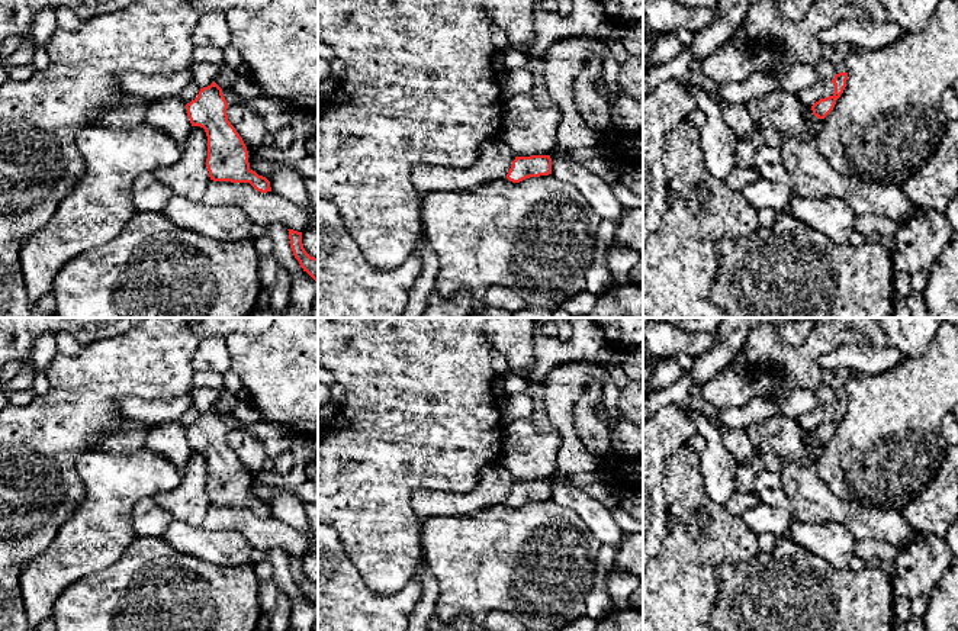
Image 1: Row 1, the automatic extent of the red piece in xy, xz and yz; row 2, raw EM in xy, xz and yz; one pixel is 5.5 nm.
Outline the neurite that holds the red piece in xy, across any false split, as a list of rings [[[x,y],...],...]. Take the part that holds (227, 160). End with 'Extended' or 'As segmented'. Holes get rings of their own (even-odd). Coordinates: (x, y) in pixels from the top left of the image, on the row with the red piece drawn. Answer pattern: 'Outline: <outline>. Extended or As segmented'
Outline: [[[213,81],[210,86],[200,88],[197,97],[186,104],[187,116],[192,126],[200,126],[208,136],[206,167],[213,181],[250,183],[257,191],[271,191],[270,181],[250,168],[247,147],[228,120],[228,103],[222,88]]]. As segmented

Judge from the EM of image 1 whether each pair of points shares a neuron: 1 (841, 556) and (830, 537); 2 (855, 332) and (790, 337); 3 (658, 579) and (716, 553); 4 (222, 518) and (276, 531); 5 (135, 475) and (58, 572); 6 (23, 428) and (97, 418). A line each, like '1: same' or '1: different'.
1: same
2: different
3: same
4: same
5: same
6: same

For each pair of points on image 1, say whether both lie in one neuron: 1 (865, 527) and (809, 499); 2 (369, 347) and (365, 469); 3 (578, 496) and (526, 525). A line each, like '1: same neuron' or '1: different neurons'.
1: same neuron
2: same neuron
3: different neurons

